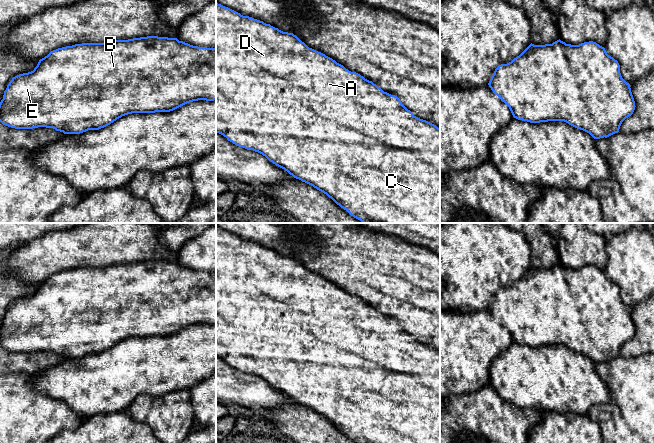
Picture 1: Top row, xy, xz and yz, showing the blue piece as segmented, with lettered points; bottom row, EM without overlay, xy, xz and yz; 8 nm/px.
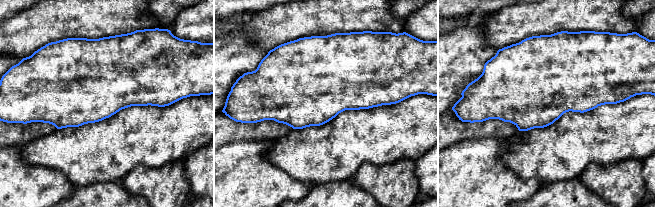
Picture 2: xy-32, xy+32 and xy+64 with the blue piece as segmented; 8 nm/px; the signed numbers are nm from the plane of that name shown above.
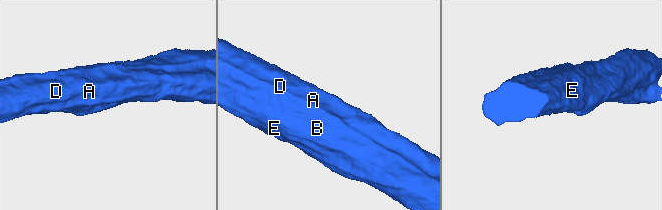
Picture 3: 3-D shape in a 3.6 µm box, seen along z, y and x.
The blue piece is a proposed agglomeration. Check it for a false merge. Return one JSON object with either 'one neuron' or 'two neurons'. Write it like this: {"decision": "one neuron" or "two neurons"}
{"decision": "one neuron"}

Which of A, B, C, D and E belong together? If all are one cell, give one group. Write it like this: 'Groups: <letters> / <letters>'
Groups: A B C D E

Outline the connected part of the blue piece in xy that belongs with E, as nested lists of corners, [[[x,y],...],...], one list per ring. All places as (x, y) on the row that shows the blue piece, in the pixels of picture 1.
[[[147,36],[128,40],[115,40],[106,43],[82,43],[66,46],[51,51],[40,59],[33,71],[19,74],[12,78],[4,91],[0,102],[0,122],[15,129],[33,129],[38,127],[53,128],[64,134],[80,134],[88,130],[104,128],[122,116],[132,113],[170,112],[187,103],[216,100],[216,48],[193,46],[177,38]]]

